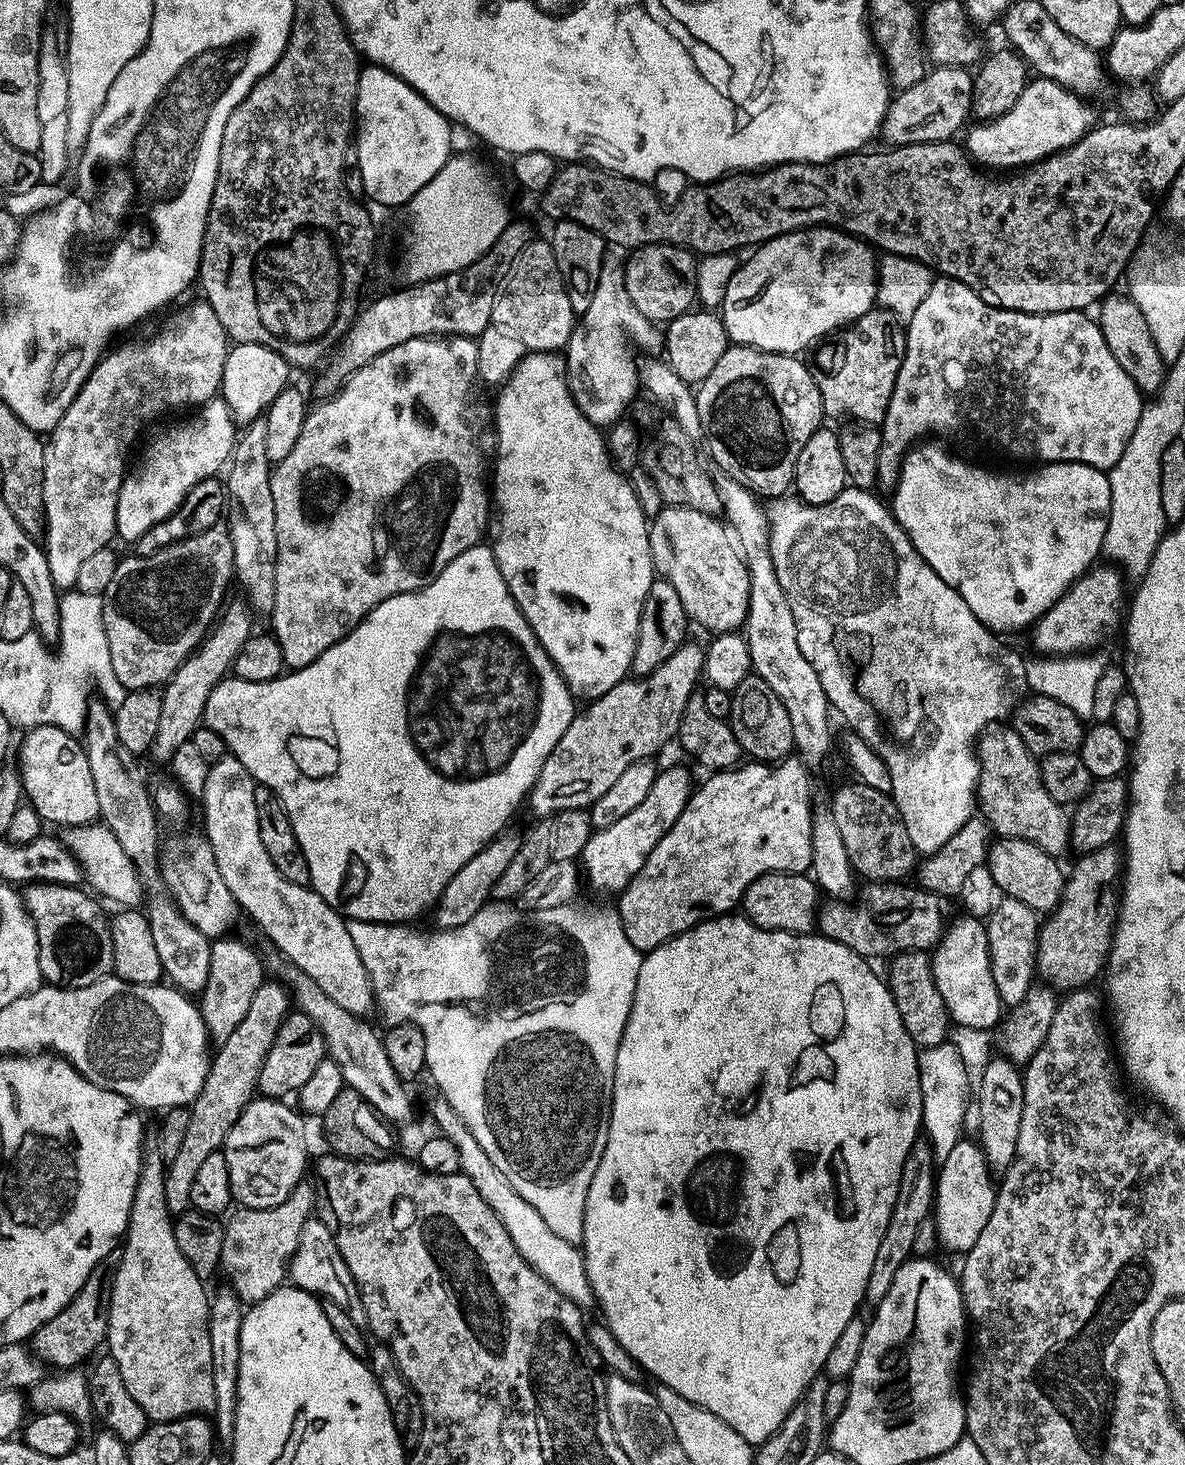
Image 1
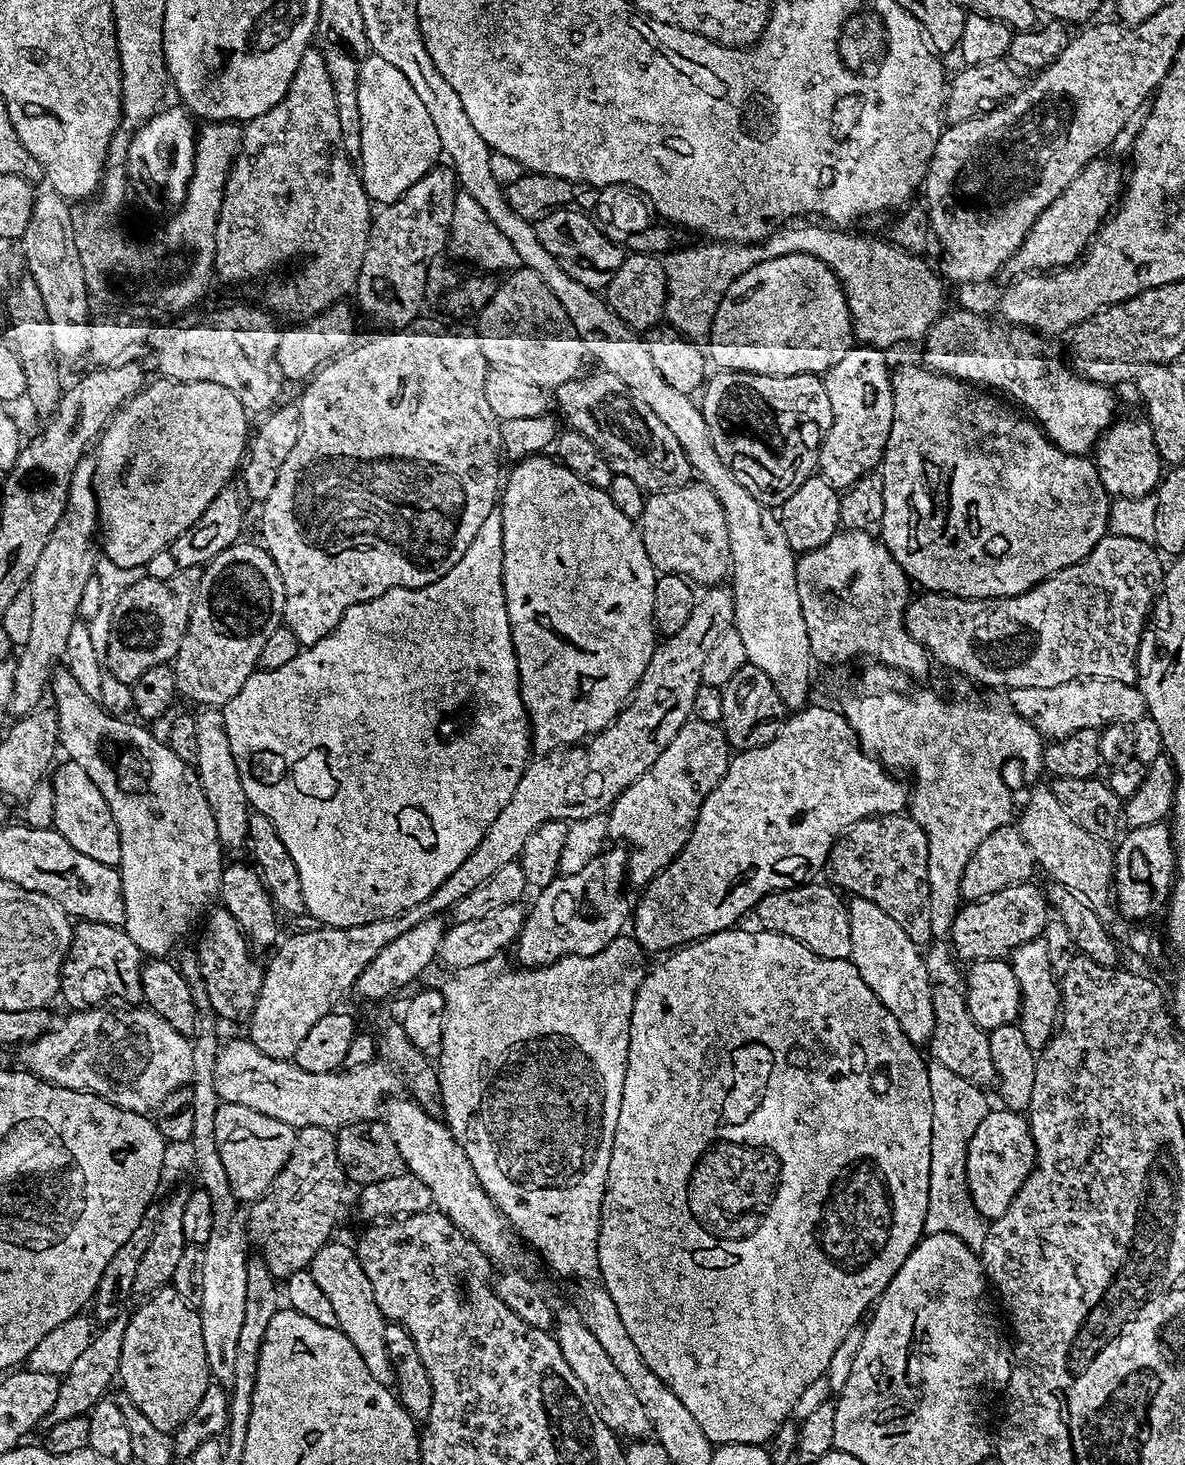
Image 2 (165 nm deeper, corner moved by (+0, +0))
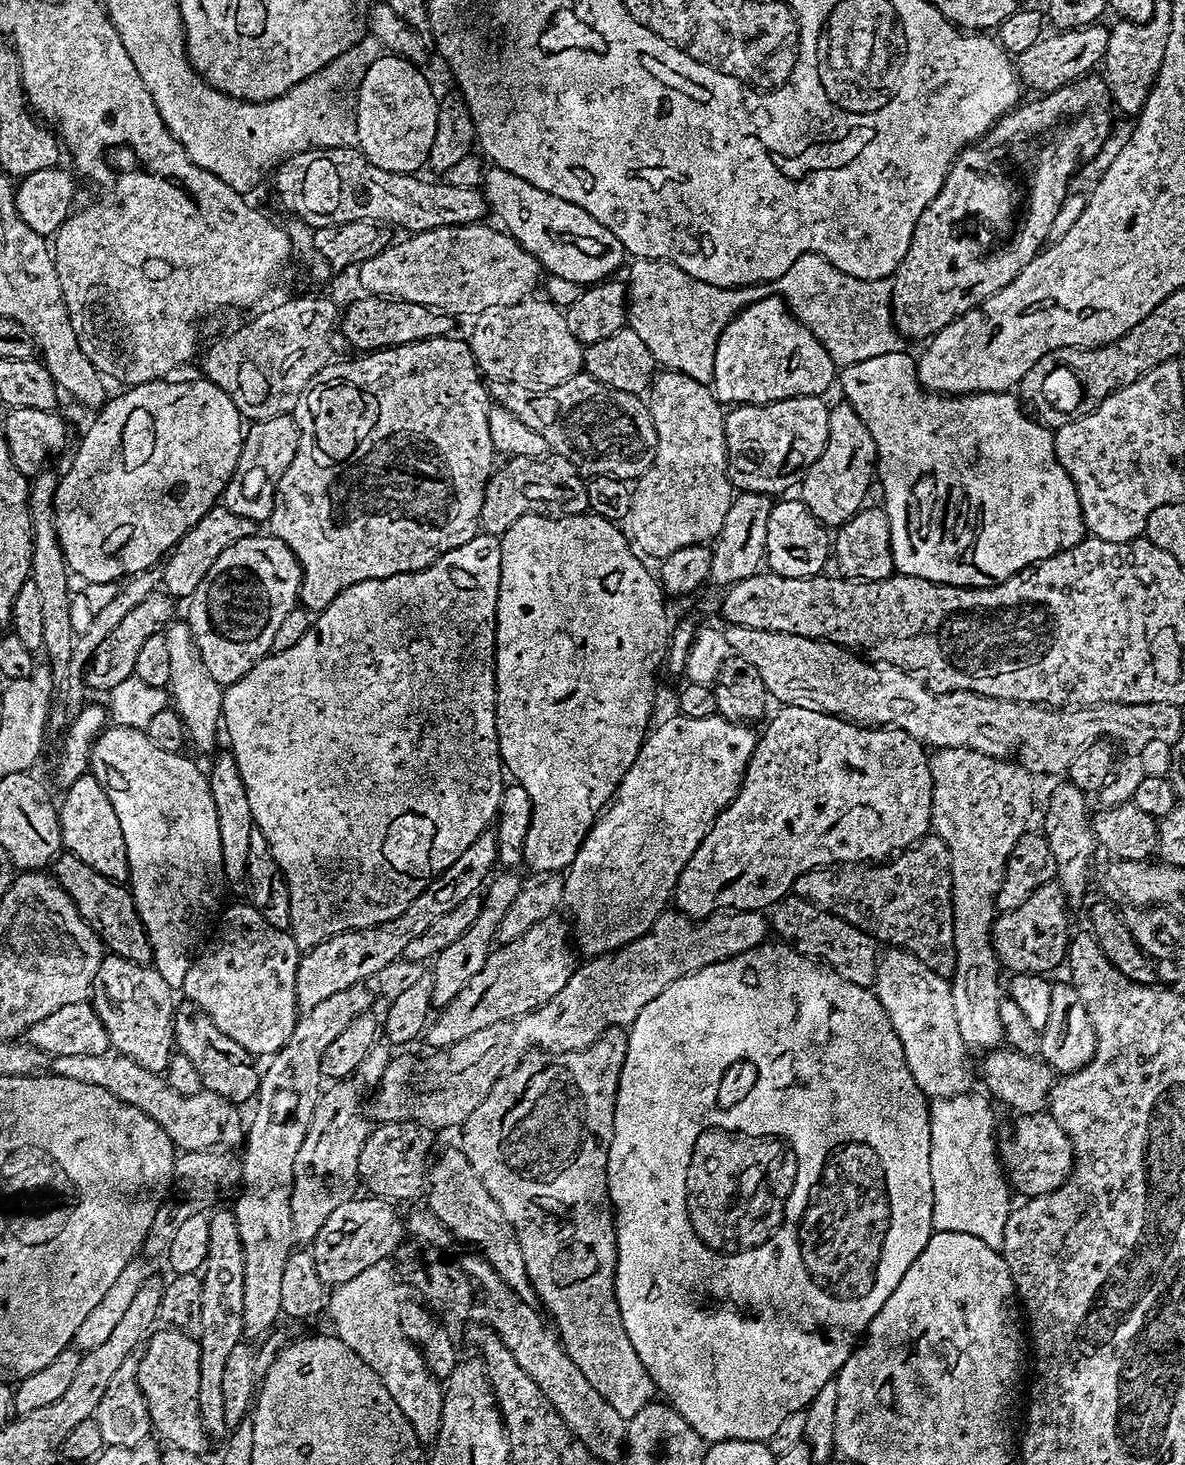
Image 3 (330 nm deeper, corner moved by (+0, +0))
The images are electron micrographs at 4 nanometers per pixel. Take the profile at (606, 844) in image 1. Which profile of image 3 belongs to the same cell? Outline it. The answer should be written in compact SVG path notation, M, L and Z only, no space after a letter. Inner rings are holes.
M559 915L547 916L542 922L530 926L520 940L499 945L489 952L486 966L482 966L482 970L466 982L454 1002L439 1009L437 1016L440 1017L429 1023L426 1029L427 1047L432 1050L449 1048L454 1042L474 1034L474 1030L486 1030L486 1026L494 1026L494 1022L513 1020L550 1002L550 998L554 998L554 994L570 982L578 963L570 939L569 921L560 919Z

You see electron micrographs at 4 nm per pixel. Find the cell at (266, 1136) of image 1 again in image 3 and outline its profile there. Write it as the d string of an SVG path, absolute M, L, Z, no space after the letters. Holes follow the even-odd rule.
M109 1050L102 1054L62 1054L50 1060L51 1075L74 1078L74 1082L86 1082L86 1086L102 1086L114 1098L142 1110L170 1138L172 1147L180 1152L193 1152L219 1146L232 1150L243 1145L246 1139L246 1120L240 1117L241 1109L232 1101L207 1090L183 1096L178 1090L170 1090L168 1081L159 1072L151 1072L138 1066L132 1058Z

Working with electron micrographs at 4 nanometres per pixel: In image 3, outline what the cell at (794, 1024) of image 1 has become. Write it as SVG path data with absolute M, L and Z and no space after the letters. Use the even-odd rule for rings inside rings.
M765 942L757 948L746 950L737 956L726 958L722 962L714 962L710 966L702 966L694 974L686 974L678 978L678 982L670 982L654 1002L650 1002L638 1014L638 1018L627 1029L628 1049L622 1066L622 1074L616 1091L616 1109L614 1110L614 1134L608 1151L608 1197L612 1199L612 1210L616 1222L616 1301L622 1314L622 1326L626 1326L626 1334L634 1345L634 1354L648 1371L648 1377L655 1384L657 1393L666 1398L667 1403L698 1430L698 1434L706 1442L713 1444L723 1440L757 1440L768 1441L778 1430L778 1426L789 1414L802 1412L822 1390L822 1386L833 1383L837 1372L847 1362L854 1345L868 1330L868 1324L882 1310L886 1298L902 1282L902 1274L922 1254L926 1242L932 1237L932 1183L930 1182L930 1122L928 1121L929 1101L923 1092L918 1090L914 1078L910 1074L910 1066L906 1066L906 1058L902 1050L902 1042L898 1042L898 1034L894 1034L894 1026L890 1026L890 1018L886 1010L882 1010L882 1002L878 1002L872 988L854 986L854 982L846 982L842 974L838 974L826 964L803 956L801 952L788 947L783 942Z

